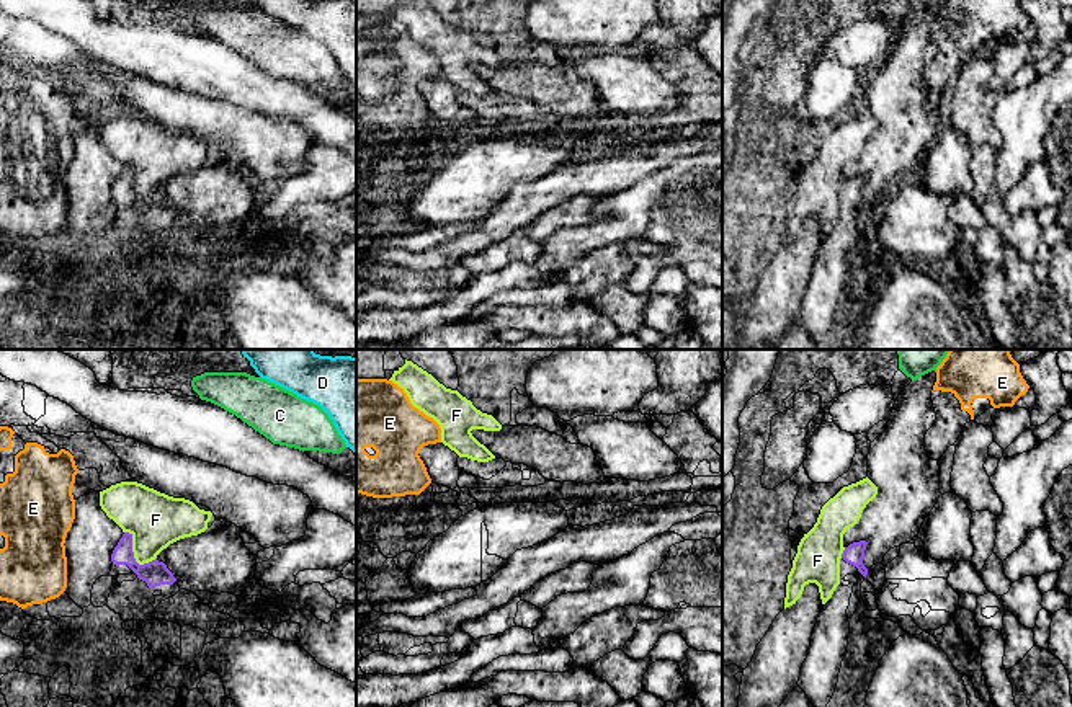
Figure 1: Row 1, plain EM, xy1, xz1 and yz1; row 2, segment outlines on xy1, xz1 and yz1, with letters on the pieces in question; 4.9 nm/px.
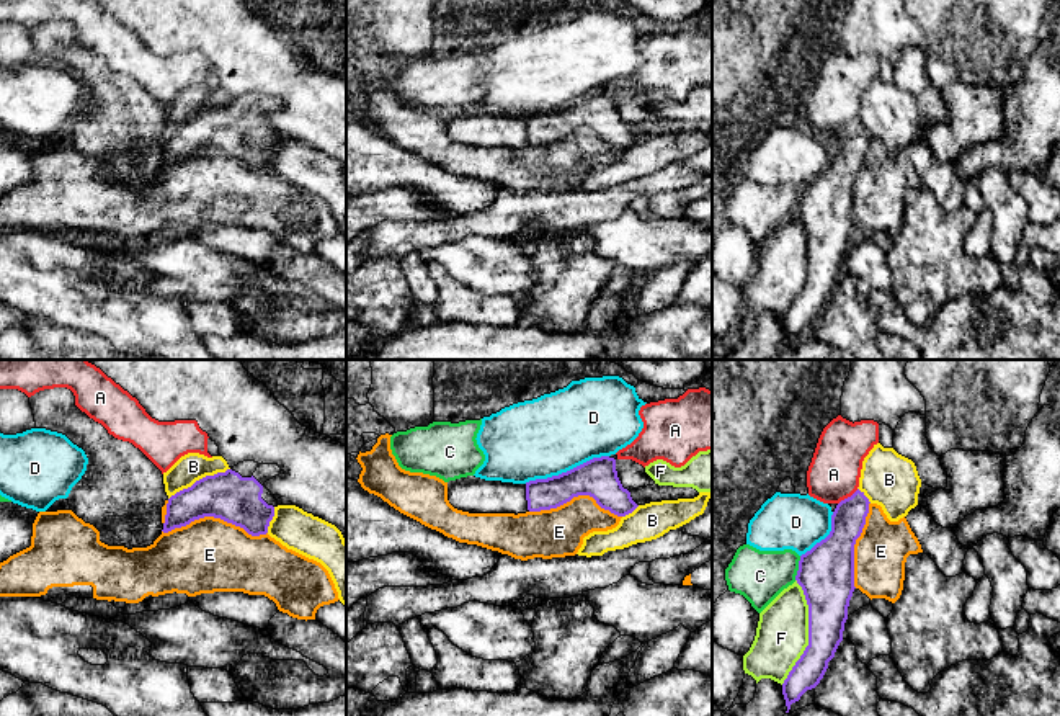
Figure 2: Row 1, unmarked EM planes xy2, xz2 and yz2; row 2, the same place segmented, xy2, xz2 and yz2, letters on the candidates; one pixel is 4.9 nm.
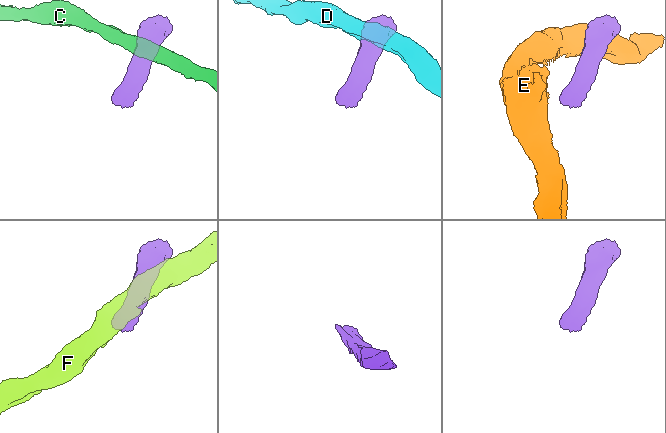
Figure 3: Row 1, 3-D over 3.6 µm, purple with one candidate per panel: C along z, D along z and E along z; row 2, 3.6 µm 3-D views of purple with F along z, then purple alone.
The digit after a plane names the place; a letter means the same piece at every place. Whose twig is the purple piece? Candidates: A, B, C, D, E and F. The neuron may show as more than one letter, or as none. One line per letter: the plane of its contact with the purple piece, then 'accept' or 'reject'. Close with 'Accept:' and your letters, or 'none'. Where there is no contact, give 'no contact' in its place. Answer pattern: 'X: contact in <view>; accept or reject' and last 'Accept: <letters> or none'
A: contact in yz2; reject
B: contact in xy2; reject
C: contact in yz2; reject
D: contact in xz2; reject
E: contact in xy2; reject
F: contact in yz2; reject
Accept: none

